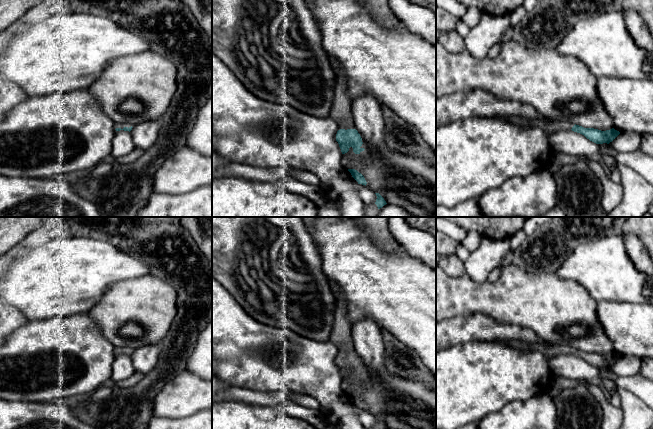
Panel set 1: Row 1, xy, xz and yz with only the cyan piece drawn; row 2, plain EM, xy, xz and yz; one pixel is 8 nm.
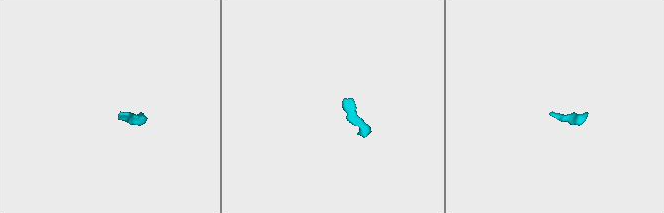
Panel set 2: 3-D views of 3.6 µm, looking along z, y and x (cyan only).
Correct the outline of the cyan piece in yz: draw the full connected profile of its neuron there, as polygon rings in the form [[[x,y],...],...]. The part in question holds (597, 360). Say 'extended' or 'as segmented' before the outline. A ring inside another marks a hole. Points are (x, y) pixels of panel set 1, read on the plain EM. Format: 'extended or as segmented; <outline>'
extended; [[[519,340],[501,342],[517,350],[538,351],[542,353],[547,359],[558,356],[560,354],[572,354],[574,356],[584,359],[587,363],[596,368],[609,368],[620,358],[620,356],[615,354],[614,352],[606,355],[601,355],[594,352],[584,352],[576,348],[573,350],[570,345],[530,344]]]

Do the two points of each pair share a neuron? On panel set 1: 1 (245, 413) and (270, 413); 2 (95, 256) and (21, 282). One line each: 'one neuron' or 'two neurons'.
1: one neuron
2: one neuron

